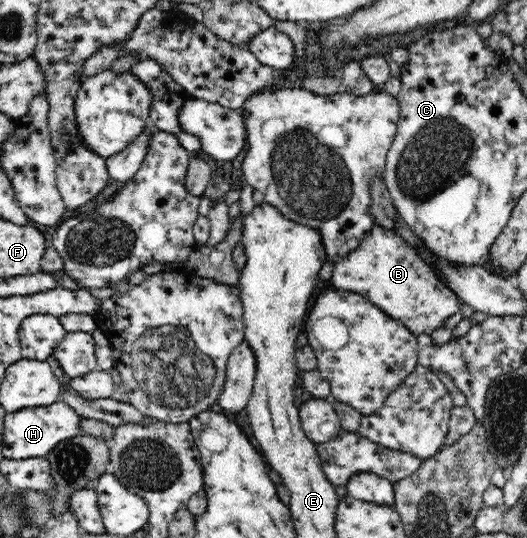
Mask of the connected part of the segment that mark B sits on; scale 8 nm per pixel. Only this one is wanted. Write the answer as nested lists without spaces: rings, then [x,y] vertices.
[[[379,223],[361,238],[357,249],[334,263],[332,287],[361,294],[393,319],[400,321],[417,337],[430,335],[444,321],[460,311],[460,299],[439,280],[434,268],[419,256],[413,246]]]

